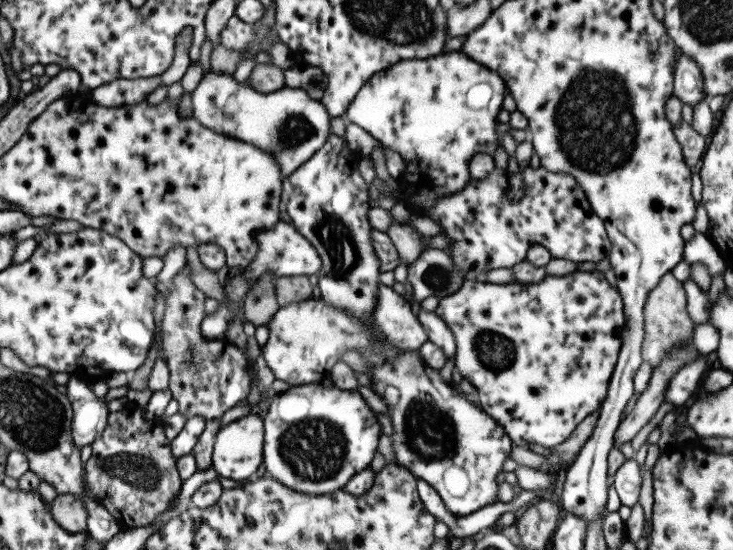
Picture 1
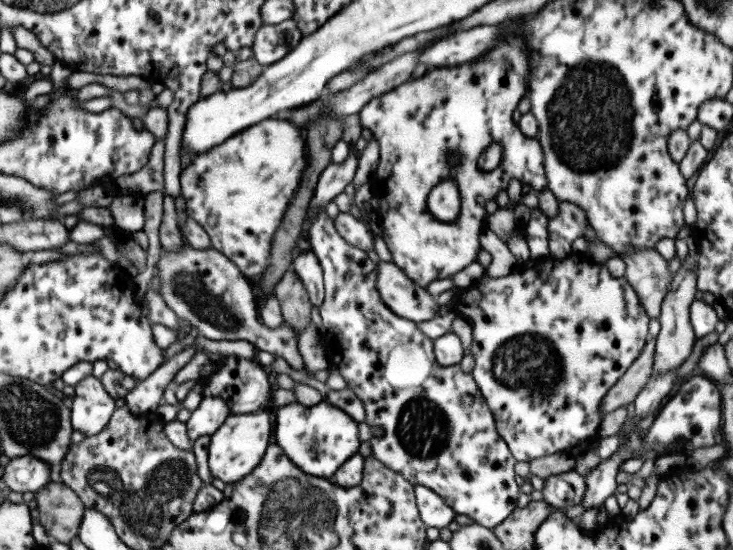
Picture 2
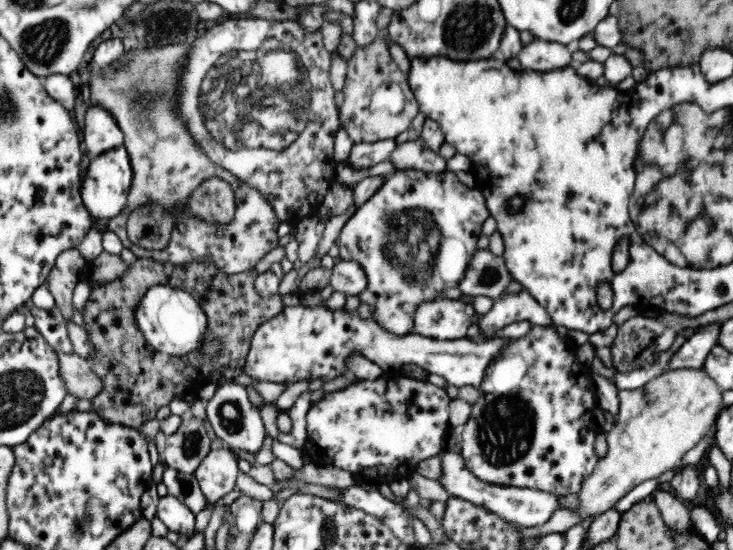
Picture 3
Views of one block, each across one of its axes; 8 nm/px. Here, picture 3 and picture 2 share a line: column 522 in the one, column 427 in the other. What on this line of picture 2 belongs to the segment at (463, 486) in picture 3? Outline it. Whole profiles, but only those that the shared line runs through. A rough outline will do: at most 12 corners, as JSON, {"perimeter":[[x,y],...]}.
{"perimeter":[[414,487],[421,522],[453,527],[456,515],[438,494]]}

